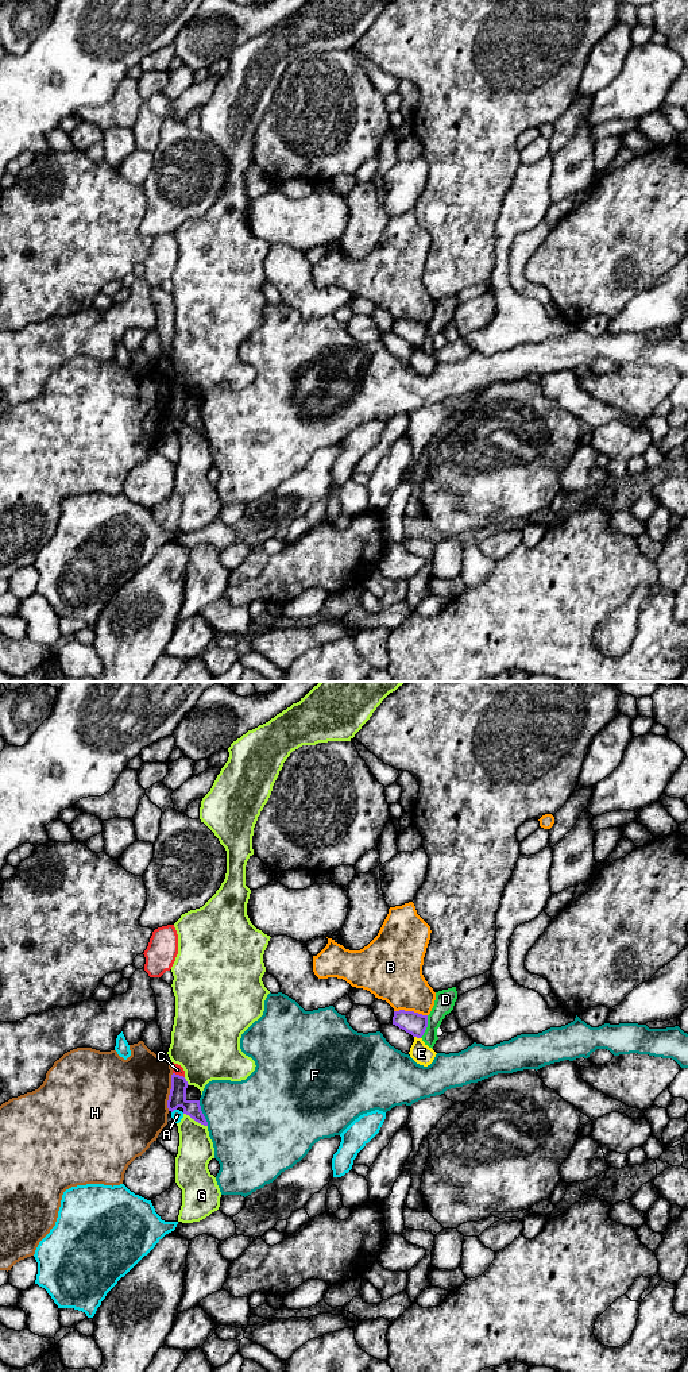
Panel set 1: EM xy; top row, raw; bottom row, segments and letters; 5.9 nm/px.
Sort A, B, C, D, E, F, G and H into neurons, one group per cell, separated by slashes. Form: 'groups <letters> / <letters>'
groups A / B / C / D / E / F / G / H

